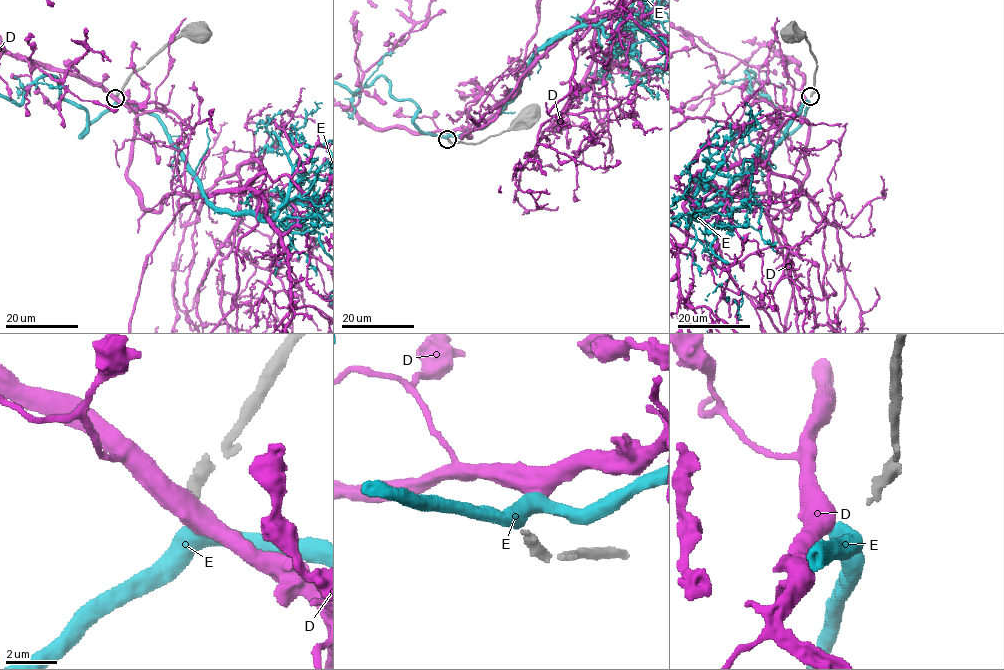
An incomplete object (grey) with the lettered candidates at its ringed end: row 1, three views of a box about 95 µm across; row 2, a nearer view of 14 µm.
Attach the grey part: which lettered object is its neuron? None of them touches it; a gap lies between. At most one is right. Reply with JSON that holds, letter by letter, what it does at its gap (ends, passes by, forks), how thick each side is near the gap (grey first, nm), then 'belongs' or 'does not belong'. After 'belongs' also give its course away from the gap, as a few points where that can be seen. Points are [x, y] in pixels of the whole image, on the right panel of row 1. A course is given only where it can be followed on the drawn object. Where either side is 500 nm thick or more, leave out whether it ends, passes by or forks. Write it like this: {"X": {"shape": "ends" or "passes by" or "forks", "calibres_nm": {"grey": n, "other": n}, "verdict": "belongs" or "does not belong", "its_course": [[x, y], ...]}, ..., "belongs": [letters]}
{"D": {"calibres_nm": {"grey": 280, "other": 700}, "verdict": "does not belong"}, "E": {"calibres_nm": {"grey": 280, "other": 550}, "verdict": "does not belong"}, "belongs": []}

